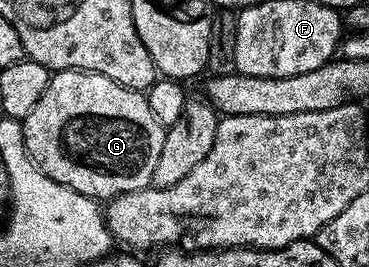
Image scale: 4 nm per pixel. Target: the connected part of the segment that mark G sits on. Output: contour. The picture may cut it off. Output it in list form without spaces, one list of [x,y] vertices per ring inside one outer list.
[[[58,70],[48,79],[46,92],[22,120],[24,149],[40,170],[58,184],[74,188],[87,198],[111,200],[118,194],[145,189],[162,156],[165,127],[150,112],[147,97],[90,70]]]

